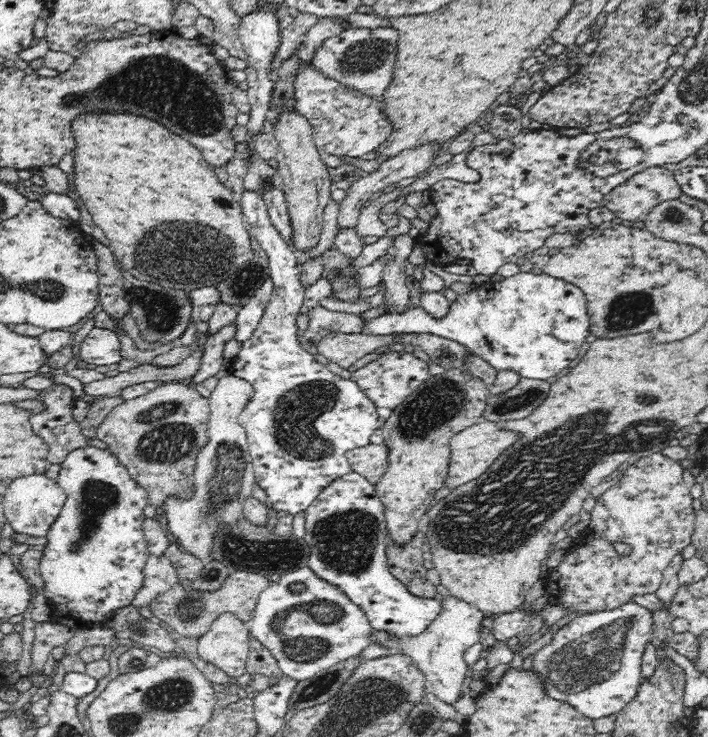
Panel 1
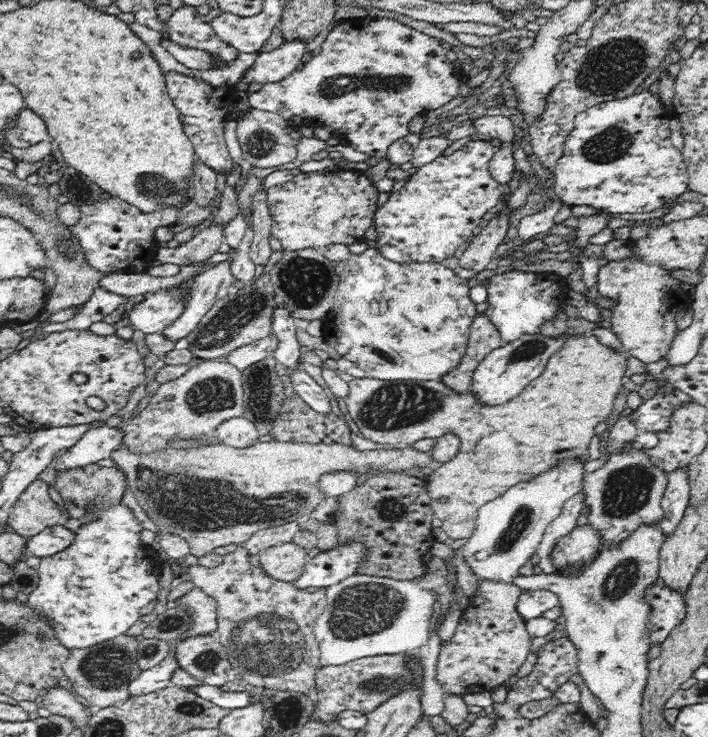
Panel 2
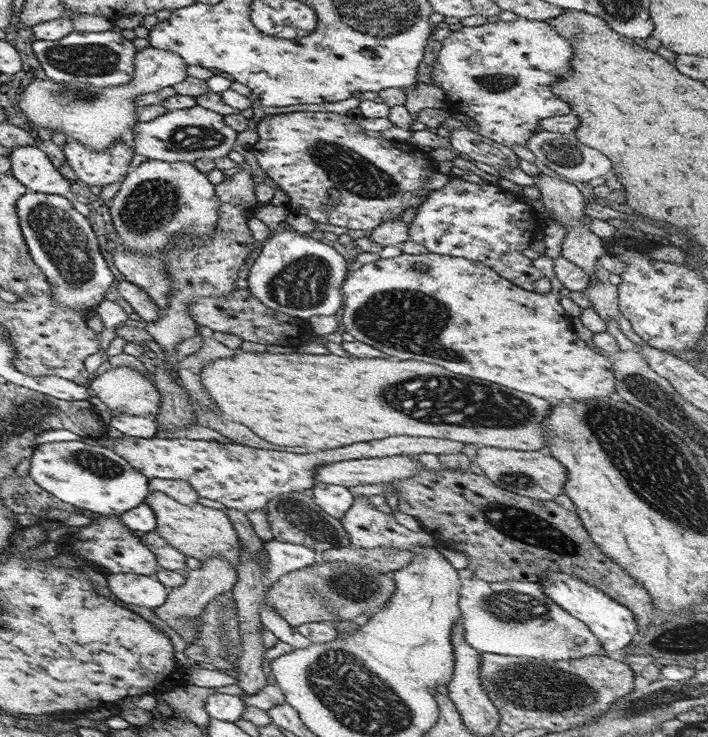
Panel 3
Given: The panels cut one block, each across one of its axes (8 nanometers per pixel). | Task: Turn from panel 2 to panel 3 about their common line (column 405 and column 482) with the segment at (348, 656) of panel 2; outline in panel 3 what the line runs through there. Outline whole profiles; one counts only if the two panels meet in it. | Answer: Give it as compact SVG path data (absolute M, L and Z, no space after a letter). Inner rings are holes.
M505 578L494 583L479 579L466 582L468 584L461 584L459 592L464 638L480 655L492 653L558 661L604 652L588 625L562 610L542 592L542 586L537 582Z

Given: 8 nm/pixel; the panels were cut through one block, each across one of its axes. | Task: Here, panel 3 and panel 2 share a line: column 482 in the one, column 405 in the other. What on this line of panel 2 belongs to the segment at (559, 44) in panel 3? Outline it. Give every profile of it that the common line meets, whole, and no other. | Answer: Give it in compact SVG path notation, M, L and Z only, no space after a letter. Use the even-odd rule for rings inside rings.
M366 16L363 18L356 18L345 20L343 22L337 22L334 28L328 32L326 39L321 43L320 53L313 56L307 63L302 64L298 70L294 70L292 74L288 74L284 80L280 82L270 82L263 84L262 90L259 92L252 92L248 96L248 100L251 106L250 108L258 108L265 110L266 112L275 112L282 115L292 126L310 126L310 128L322 128L322 126L332 126L334 133L341 137L341 142L350 146L358 152L363 152L368 156L382 158L387 156L387 150L389 146L396 142L400 138L404 138L407 132L400 132L400 112L398 110L404 110L404 124L402 126L408 126L410 118L416 116L416 114L424 114L424 110L432 110L442 106L443 104L454 100L460 92L461 82L458 79L460 71L457 70L452 62L446 57L448 50L441 45L441 41L437 38L430 37L418 30L407 26L406 24L388 17L380 17L377 19Z

